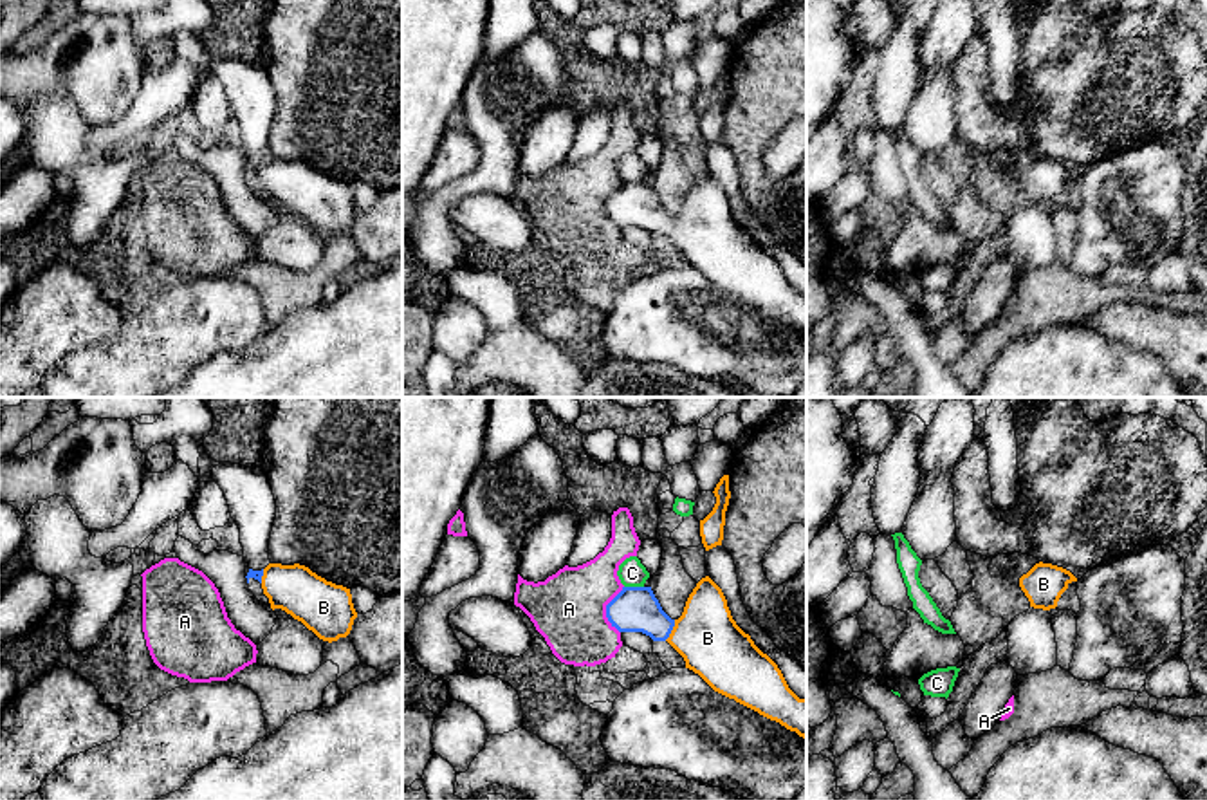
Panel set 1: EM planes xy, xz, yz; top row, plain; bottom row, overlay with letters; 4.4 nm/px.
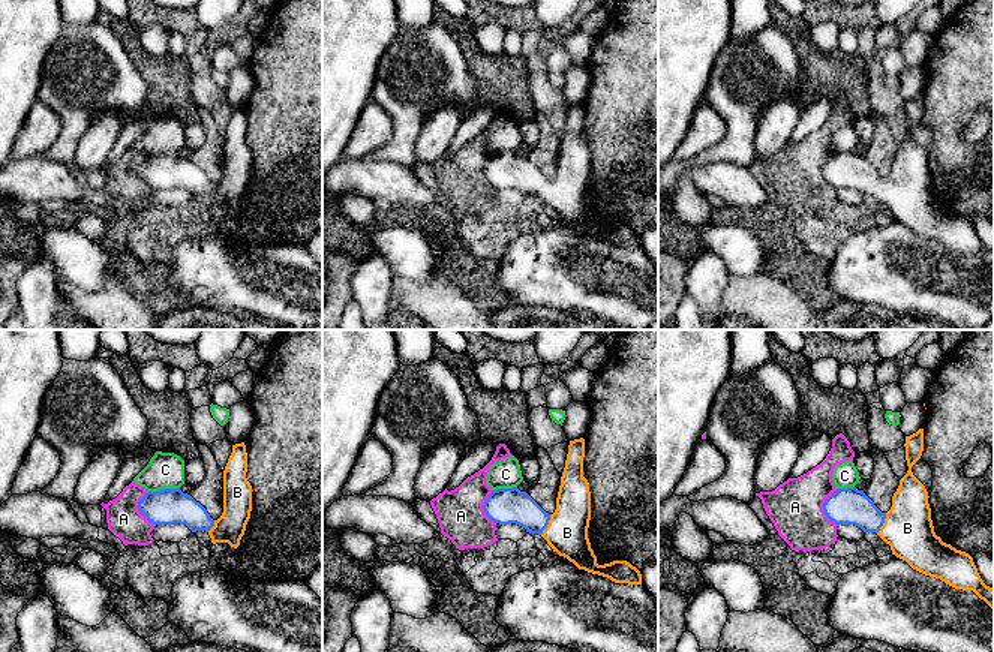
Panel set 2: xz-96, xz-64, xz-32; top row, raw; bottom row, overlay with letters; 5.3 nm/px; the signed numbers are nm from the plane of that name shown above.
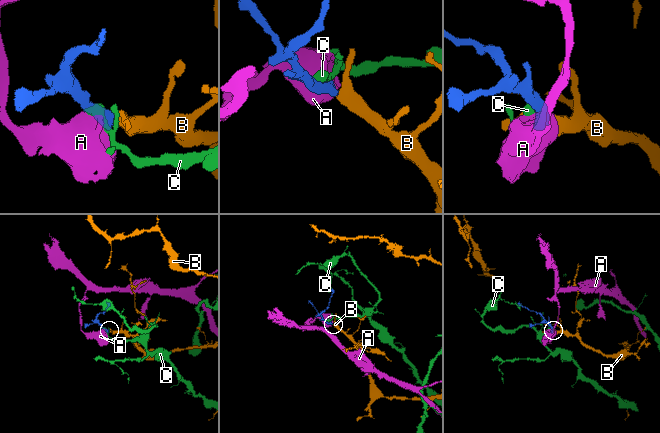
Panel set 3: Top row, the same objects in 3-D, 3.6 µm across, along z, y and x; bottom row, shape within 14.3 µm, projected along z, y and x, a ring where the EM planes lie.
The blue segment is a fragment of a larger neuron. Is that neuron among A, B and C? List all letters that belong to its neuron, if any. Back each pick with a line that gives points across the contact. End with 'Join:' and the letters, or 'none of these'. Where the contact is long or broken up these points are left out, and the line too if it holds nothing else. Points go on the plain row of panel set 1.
B: Path across: xz (635, 204), (670, 226), (704, 230), (708, 233)
Join: B

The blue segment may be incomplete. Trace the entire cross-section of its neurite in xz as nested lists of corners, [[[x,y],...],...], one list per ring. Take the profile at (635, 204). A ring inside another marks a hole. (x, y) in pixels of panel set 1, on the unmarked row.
[[[702,173],[689,190],[684,208],[671,215],[651,182],[622,182],[606,200],[606,213],[619,228],[642,228],[653,237],[668,237],[714,287],[779,318],[806,336],[806,294],[799,294],[787,280],[778,260],[763,249],[731,211],[722,184]]]

